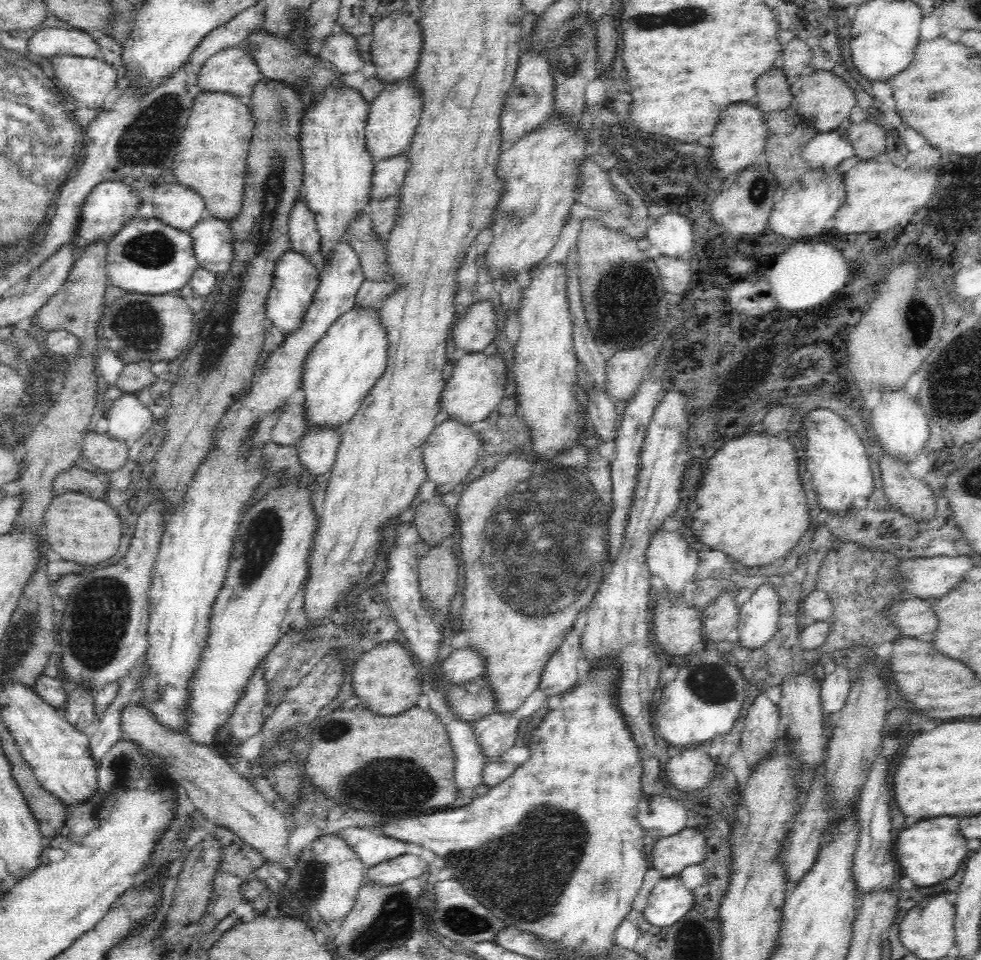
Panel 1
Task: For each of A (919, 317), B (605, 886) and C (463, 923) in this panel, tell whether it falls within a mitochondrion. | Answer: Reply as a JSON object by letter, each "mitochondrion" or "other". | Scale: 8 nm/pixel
{"A":"mitochondrion","B":"mitochondrion","C":"mitochondrion"}

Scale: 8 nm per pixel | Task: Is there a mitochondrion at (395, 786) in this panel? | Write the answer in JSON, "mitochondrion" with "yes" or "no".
{"mitochondrion":"yes"}

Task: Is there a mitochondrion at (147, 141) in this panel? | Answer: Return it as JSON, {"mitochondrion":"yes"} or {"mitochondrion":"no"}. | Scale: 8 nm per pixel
{"mitochondrion":"yes"}

